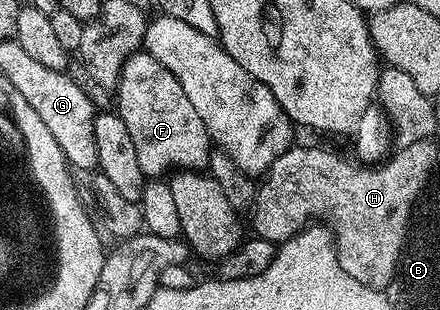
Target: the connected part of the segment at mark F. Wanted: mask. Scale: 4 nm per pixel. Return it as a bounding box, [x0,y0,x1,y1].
[114,50,212,179]

